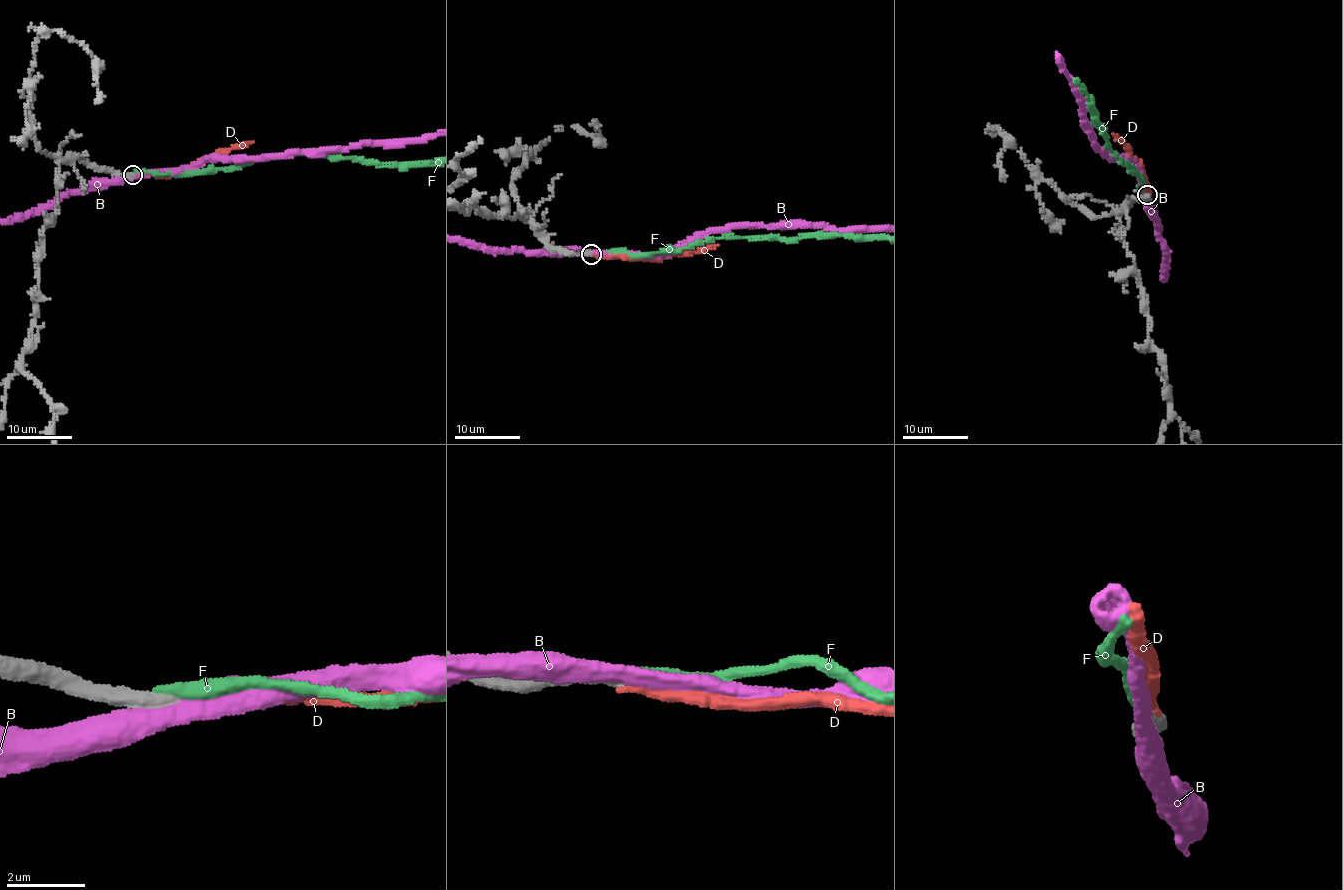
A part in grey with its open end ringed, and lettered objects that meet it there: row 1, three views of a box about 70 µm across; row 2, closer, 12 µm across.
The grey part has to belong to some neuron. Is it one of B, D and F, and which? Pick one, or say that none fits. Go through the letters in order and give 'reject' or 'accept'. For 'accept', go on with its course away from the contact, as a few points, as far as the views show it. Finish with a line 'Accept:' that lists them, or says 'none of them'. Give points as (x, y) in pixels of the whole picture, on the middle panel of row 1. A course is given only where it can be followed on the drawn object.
B: reject
D: accept; it runs (591, 252), (610, 257), (661, 258), (718, 246)
F: reject
Accept: D

